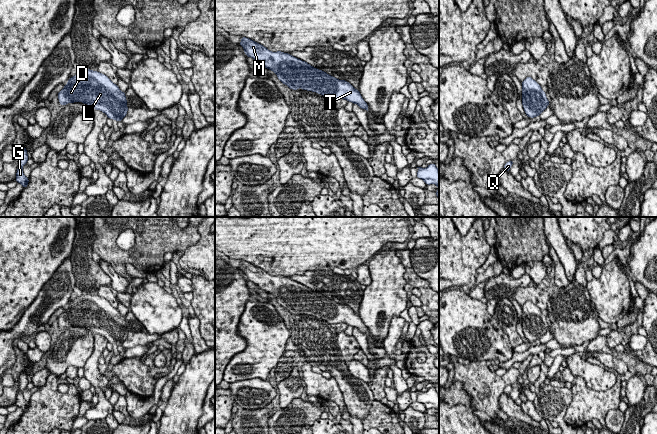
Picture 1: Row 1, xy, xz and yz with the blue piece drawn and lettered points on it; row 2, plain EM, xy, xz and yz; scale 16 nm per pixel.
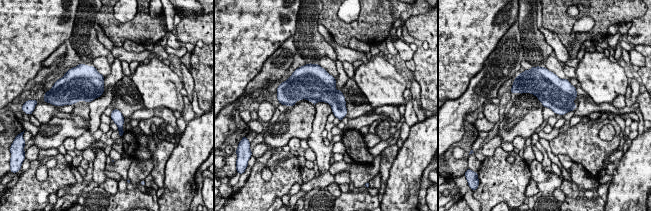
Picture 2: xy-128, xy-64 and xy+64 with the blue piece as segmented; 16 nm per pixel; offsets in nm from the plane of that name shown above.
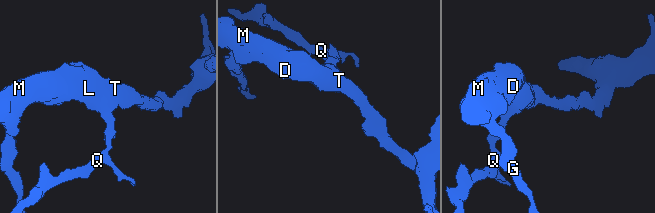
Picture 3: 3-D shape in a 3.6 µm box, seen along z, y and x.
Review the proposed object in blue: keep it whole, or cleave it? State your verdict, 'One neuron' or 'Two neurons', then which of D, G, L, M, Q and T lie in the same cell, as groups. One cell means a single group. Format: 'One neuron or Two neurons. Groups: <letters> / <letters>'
One neuron. Groups: D G L M Q T

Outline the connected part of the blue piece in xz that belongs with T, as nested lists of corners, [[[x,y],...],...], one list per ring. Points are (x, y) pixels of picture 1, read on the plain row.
[[[241,261],[241,264],[239,269],[243,271],[246,280],[253,282],[257,288],[268,294],[272,294],[290,313],[301,312],[316,316],[329,324],[345,323],[368,335],[368,328],[348,305],[339,304],[291,278],[281,275],[272,276],[246,261]]]

